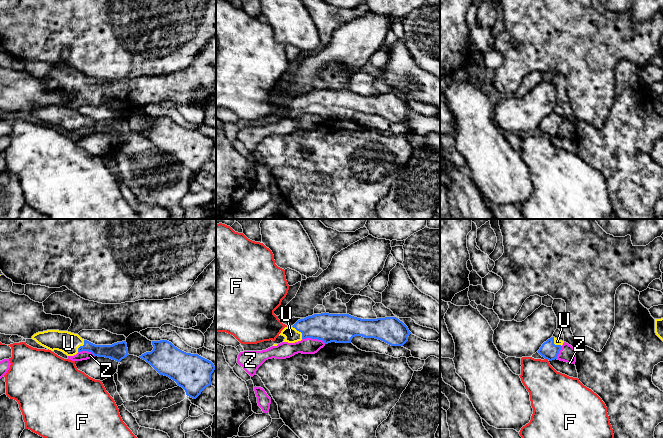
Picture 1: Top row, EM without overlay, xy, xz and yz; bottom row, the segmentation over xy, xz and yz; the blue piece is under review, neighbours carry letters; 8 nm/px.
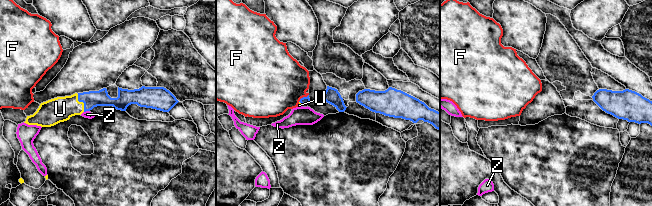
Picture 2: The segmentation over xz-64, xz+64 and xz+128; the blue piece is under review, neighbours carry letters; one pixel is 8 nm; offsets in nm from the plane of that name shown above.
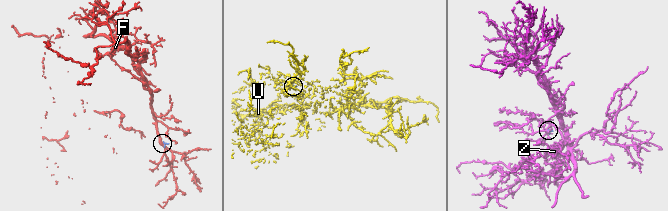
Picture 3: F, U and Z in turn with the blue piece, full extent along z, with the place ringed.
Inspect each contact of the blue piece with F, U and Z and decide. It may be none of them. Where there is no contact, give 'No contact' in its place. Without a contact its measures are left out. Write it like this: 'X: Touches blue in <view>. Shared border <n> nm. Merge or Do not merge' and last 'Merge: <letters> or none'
F: Touches blue in yz. Shared border 30 nm. Do not merge
U: Touches blue in xz. Shared border 140 nm. Merge
Z: Touches blue in xz. Shared border 200 nm. Do not merge
Merge: U

